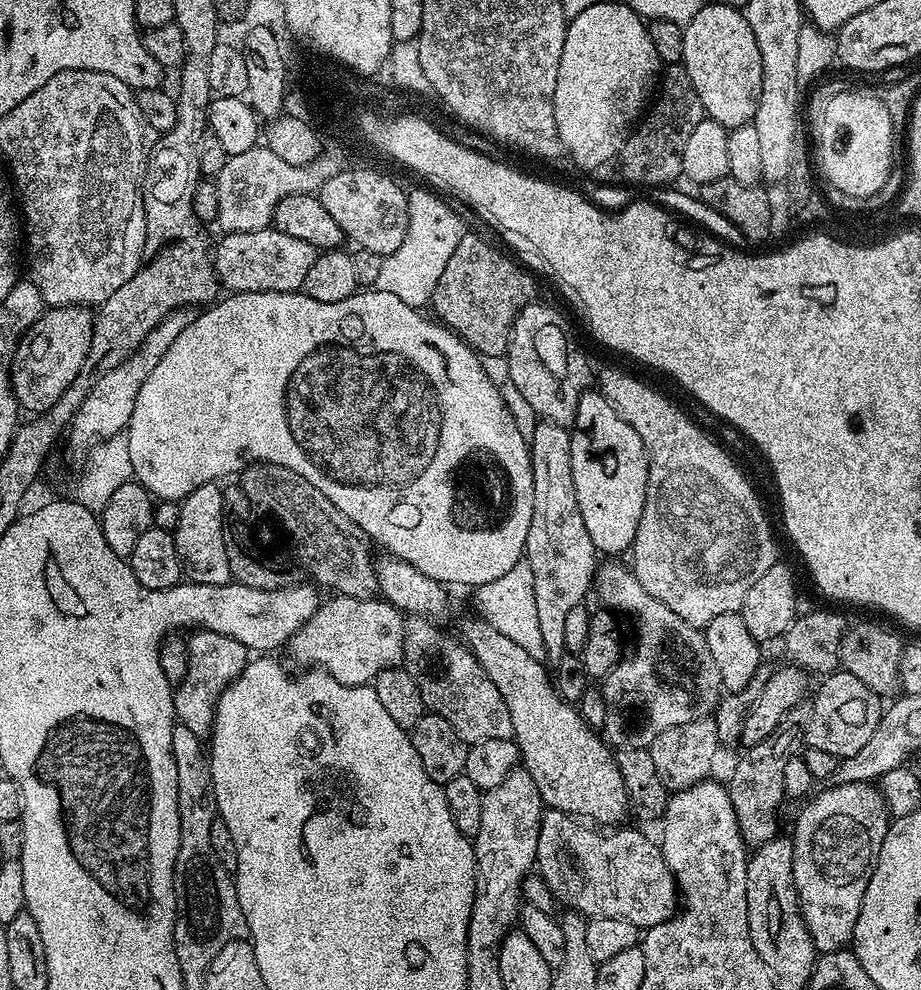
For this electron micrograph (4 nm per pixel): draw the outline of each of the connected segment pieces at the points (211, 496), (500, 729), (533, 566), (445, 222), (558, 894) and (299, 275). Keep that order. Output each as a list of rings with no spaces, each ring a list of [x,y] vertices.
[[[219,483],[203,484],[179,501],[176,549],[183,575],[193,584],[222,586],[232,580],[224,541],[224,493]]]
[[[412,618],[404,626],[403,667],[418,682],[425,709],[437,712],[469,745],[490,738],[512,739],[510,710],[498,694],[498,686],[482,670],[474,654],[459,639],[447,636],[435,628],[428,618]]]
[[[539,421],[536,423],[532,436],[529,437],[529,452],[531,454],[531,470],[534,477],[534,503],[531,511],[530,527],[527,531],[525,560],[532,571],[534,597],[538,617],[538,626],[542,635],[544,660],[547,665],[555,666],[566,654],[564,642],[565,619],[571,608],[582,604],[584,596],[591,591],[595,571],[598,567],[598,553],[590,540],[586,524],[582,521],[578,510],[578,498],[574,489],[573,470],[570,466],[571,433],[568,428],[556,423]]]
[[[424,188],[408,192],[406,238],[402,238],[402,246],[384,257],[382,271],[374,285],[375,291],[394,294],[394,298],[402,298],[406,306],[417,310],[423,309],[431,301],[438,286],[438,278],[442,278],[442,270],[446,270],[446,262],[450,262],[450,254],[454,254],[458,242],[462,242],[466,235],[459,214],[447,204],[449,201],[435,191]]]
[[[548,808],[540,817],[535,867],[555,899],[585,918],[622,918],[634,927],[647,930],[664,924],[678,911],[678,889],[670,866],[666,866],[660,845],[644,832],[625,826],[593,826],[557,808]]]
[[[274,226],[249,232],[230,232],[219,237],[220,245],[215,245],[212,266],[216,270],[216,279],[221,285],[228,287],[229,293],[237,292],[298,292],[306,282],[306,274],[310,266],[314,266],[318,249],[310,246],[310,242],[302,242],[302,238],[290,238],[290,234],[282,234]]]

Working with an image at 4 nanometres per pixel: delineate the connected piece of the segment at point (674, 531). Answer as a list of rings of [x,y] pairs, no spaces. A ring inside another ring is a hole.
[[[606,369],[600,376],[598,390],[618,410],[620,417],[638,430],[638,438],[642,438],[648,455],[646,502],[630,549],[630,567],[638,582],[642,582],[642,590],[650,598],[658,598],[662,606],[670,606],[682,622],[690,622],[690,626],[701,630],[714,622],[718,614],[739,612],[750,586],[778,563],[778,556],[768,516],[751,482],[732,461],[733,453],[703,427],[700,429],[674,401],[667,400],[658,389],[628,372]]]

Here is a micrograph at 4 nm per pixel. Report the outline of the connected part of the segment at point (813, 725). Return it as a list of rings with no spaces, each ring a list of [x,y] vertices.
[[[837,670],[823,677],[816,697],[810,703],[808,723],[804,725],[804,739],[807,747],[814,750],[826,750],[826,754],[834,754],[843,758],[862,750],[862,746],[870,734],[878,726],[882,715],[882,700],[866,686],[866,682],[858,682],[854,674]]]

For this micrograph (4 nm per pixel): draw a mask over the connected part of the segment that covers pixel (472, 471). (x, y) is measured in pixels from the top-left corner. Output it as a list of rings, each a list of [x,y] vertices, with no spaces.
[[[468,448],[456,464],[452,464],[452,472],[448,472],[448,520],[452,520],[452,528],[456,532],[496,532],[496,528],[504,528],[508,520],[512,520],[512,512],[516,512],[516,488],[512,488],[512,472],[504,468],[504,460],[492,452],[492,448]]]

